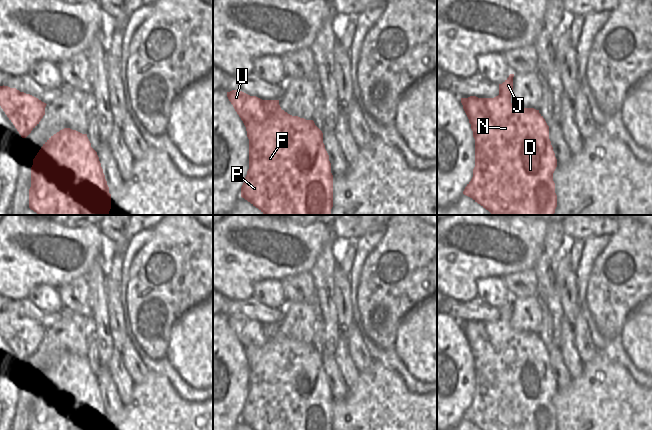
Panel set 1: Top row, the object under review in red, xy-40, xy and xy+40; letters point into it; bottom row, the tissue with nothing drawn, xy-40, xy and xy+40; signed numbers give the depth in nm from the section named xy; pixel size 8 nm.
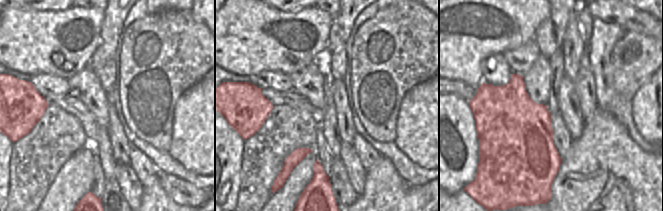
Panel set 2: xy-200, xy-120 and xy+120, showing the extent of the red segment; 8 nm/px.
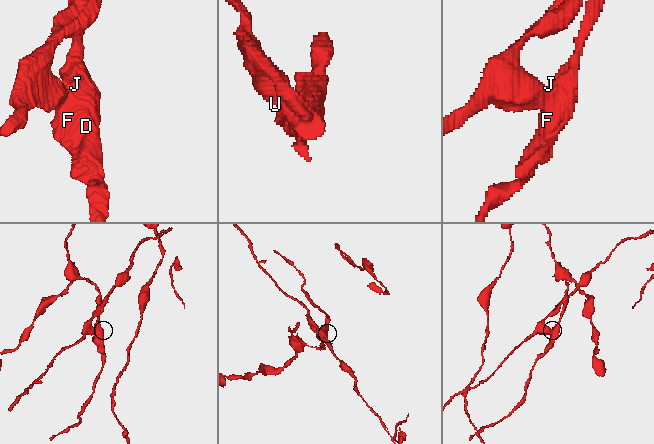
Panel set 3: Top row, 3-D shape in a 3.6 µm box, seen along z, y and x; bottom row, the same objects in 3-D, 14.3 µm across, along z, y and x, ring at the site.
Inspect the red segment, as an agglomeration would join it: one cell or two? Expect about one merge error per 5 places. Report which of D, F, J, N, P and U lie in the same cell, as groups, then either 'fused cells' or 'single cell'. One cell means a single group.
groups D F J N P / U; fused cells

